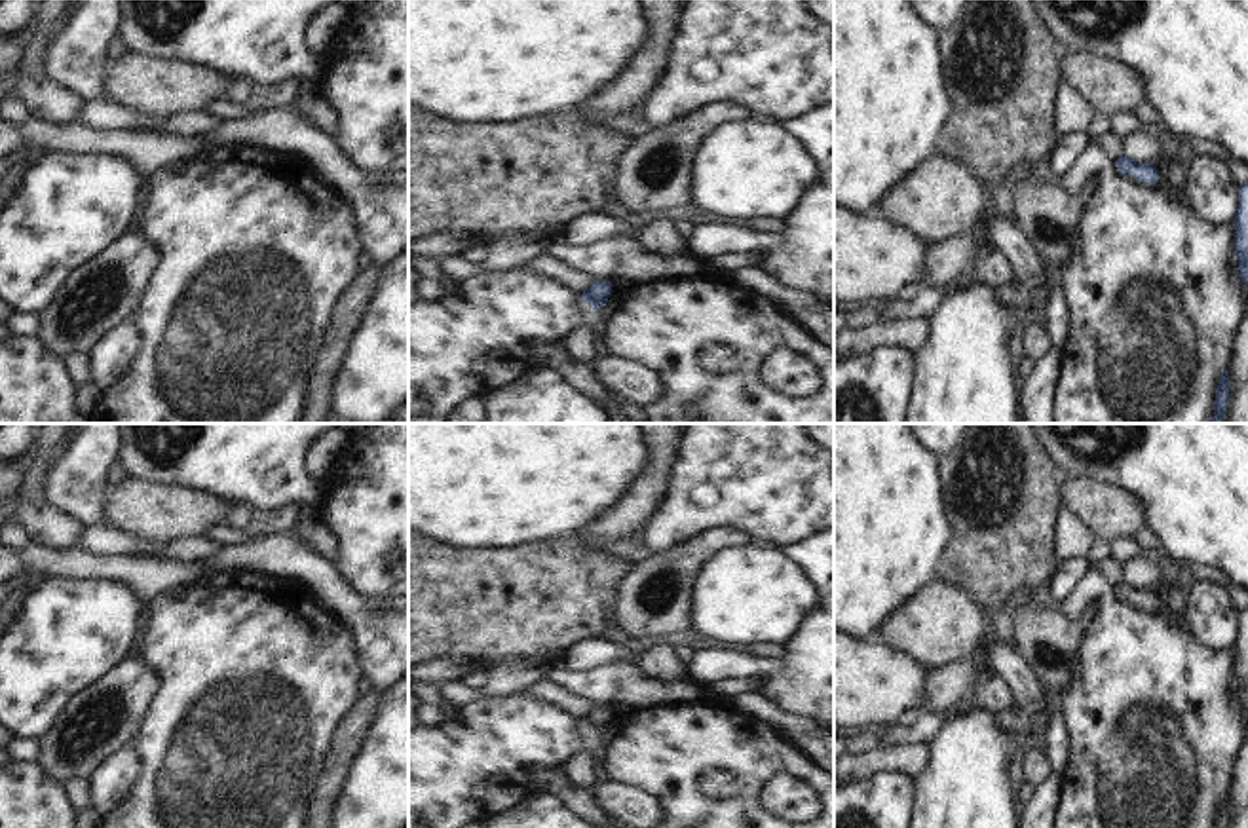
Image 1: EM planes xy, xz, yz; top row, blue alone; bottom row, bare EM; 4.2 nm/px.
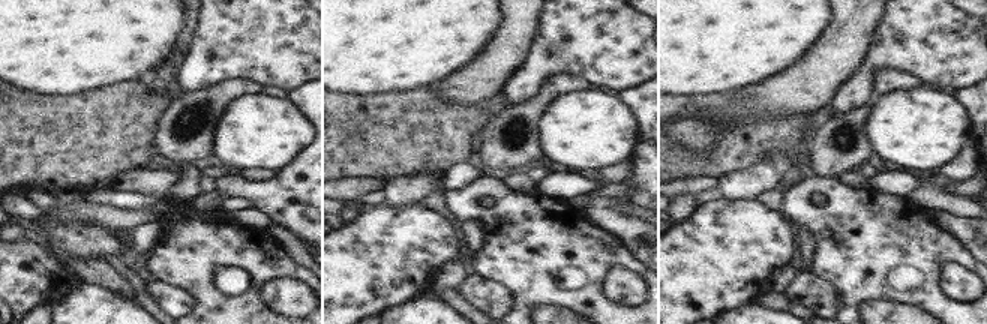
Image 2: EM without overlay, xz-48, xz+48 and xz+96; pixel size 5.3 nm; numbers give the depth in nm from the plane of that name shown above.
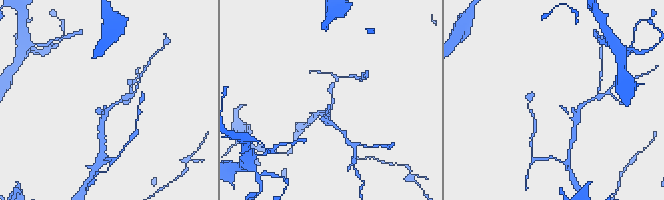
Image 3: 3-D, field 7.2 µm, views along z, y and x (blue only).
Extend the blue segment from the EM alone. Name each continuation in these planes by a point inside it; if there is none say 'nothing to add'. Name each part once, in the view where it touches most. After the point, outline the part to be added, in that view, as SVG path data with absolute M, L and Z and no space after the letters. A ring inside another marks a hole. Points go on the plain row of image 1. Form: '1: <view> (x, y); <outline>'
nothing to add

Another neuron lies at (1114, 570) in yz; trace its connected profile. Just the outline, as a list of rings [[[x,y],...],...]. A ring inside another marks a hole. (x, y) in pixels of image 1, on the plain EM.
[[[1113,555],[1098,560],[1094,568],[1098,568],[1111,585],[1125,581],[1125,566]]]

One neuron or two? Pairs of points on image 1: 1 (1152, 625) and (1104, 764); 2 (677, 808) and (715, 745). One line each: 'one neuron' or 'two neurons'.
1: one neuron
2: one neuron

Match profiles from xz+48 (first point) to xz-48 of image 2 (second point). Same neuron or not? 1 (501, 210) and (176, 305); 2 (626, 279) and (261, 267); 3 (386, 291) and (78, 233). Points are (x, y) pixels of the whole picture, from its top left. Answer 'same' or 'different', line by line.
1: different
2: different
3: same

